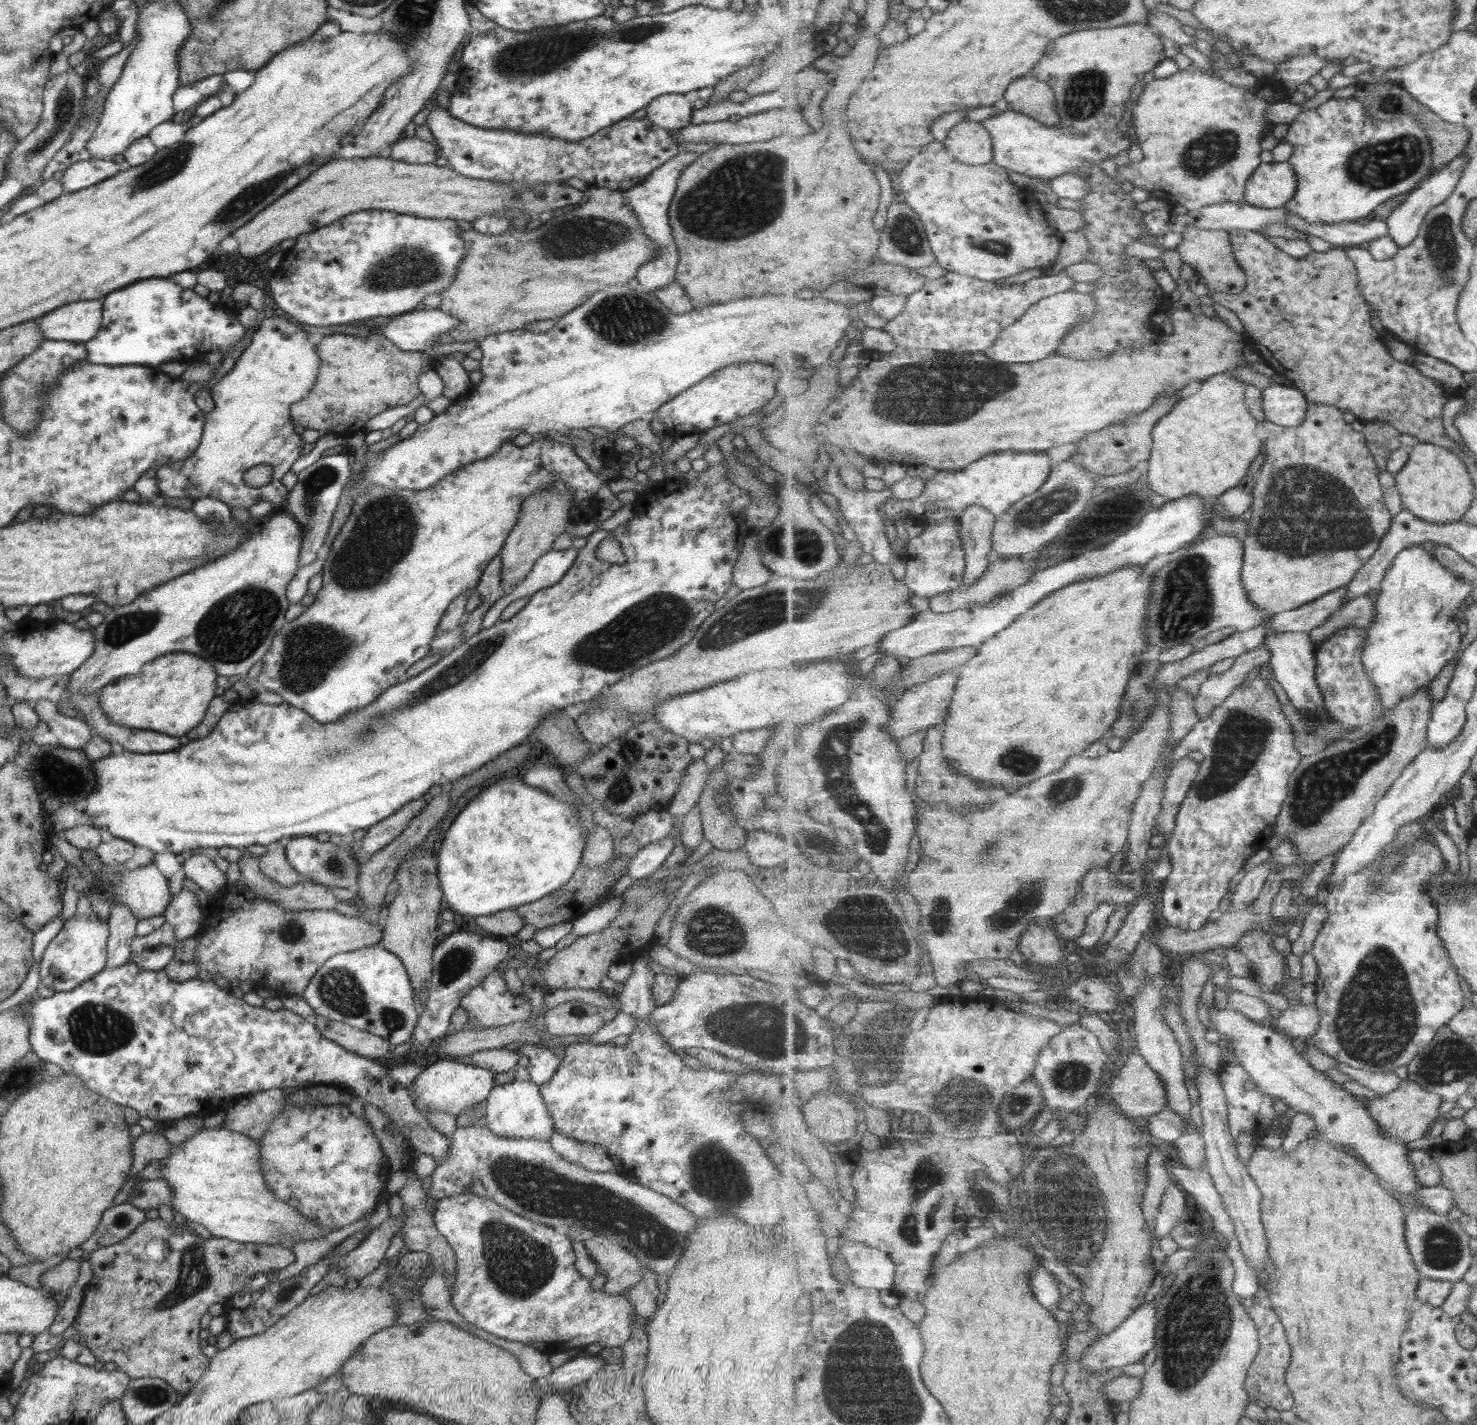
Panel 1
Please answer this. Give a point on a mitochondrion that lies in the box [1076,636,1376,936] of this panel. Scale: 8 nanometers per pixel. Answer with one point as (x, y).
(1241, 737)

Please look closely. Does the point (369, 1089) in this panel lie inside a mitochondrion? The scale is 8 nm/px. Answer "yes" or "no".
no

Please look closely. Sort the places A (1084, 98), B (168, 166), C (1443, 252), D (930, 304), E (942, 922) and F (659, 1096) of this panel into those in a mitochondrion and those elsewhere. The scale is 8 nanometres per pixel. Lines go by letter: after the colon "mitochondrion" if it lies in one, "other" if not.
A: mitochondrion
B: mitochondrion
C: mitochondrion
D: other
E: mitochondrion
F: other

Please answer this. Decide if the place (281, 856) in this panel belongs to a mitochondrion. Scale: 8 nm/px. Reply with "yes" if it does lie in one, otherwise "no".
no

